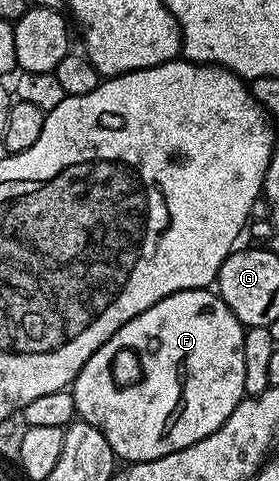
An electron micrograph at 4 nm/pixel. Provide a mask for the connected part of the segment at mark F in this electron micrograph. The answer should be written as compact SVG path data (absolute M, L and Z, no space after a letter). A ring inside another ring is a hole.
M194 288L193 290L174 292L161 298L161 302L149 306L149 310L145 310L141 314L137 314L137 318L125 322L125 326L121 326L121 330L117 330L117 334L113 334L113 338L109 338L109 342L105 342L105 346L101 346L101 350L97 350L93 354L93 358L89 358L89 362L85 362L85 366L77 374L74 384L69 389L73 394L76 417L89 422L89 426L97 426L97 430L101 430L101 434L105 434L109 446L113 446L116 457L120 461L127 460L123 462L131 464L165 458L165 454L185 450L185 446L193 446L197 442L201 442L201 438L209 438L209 434L213 434L213 430L217 430L221 426L221 422L225 422L225 418L229 418L229 414L233 414L233 410L237 410L239 403L245 399L244 331L242 322L235 317L233 310L229 310L229 306L219 297L218 291Z

